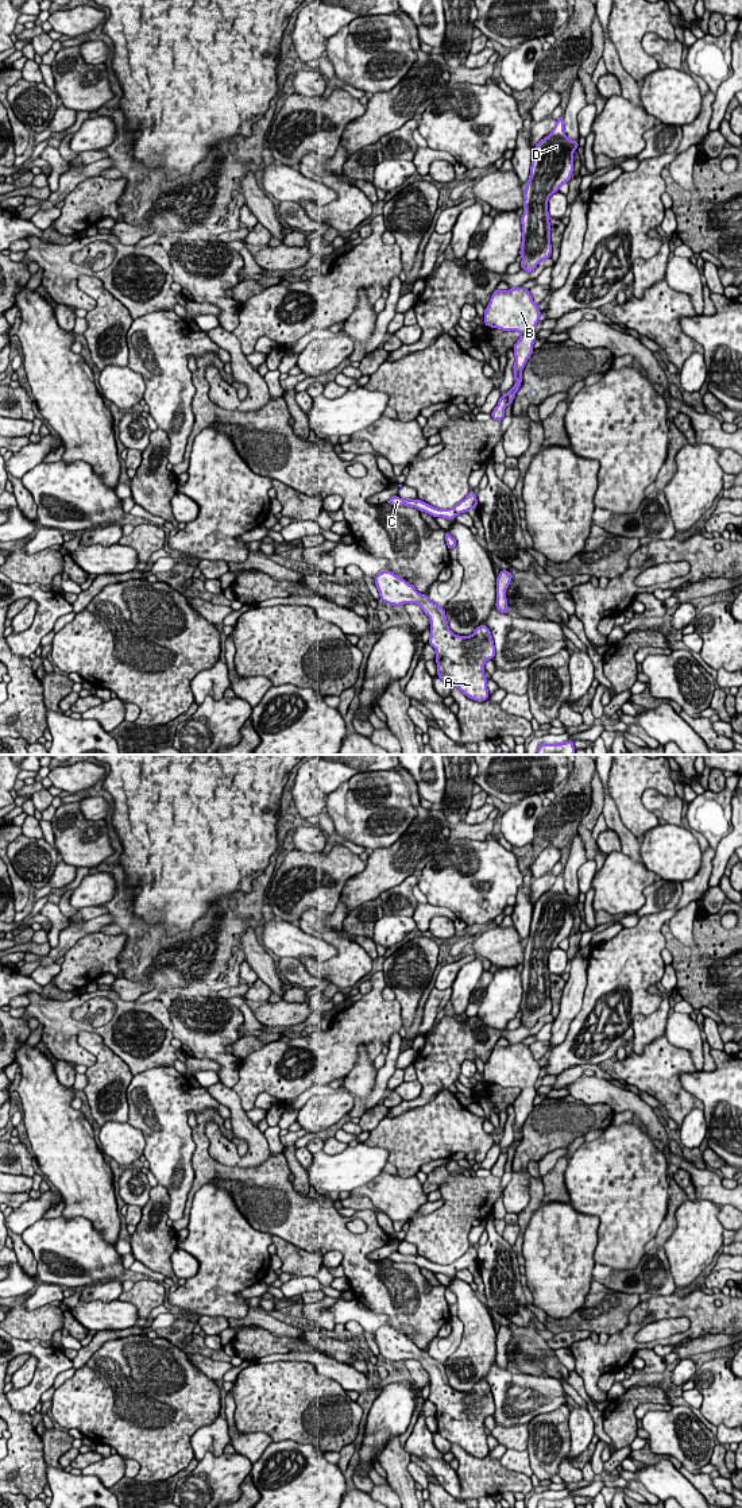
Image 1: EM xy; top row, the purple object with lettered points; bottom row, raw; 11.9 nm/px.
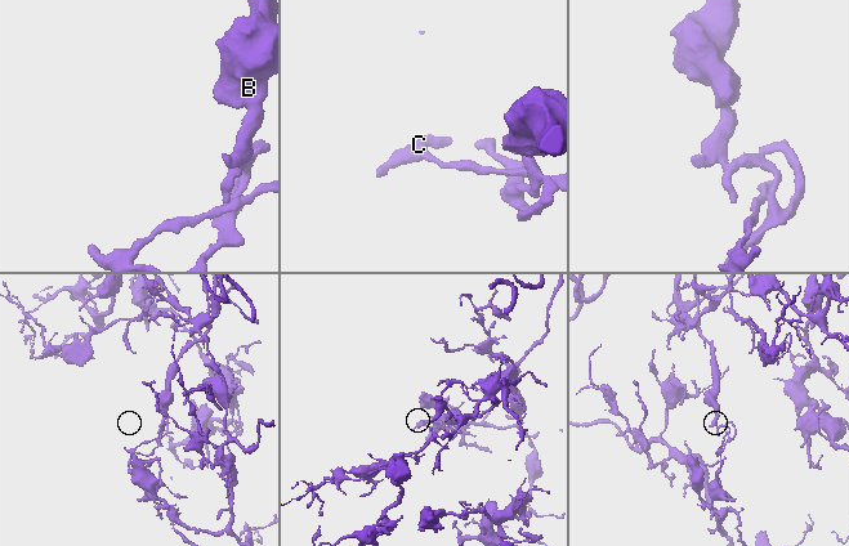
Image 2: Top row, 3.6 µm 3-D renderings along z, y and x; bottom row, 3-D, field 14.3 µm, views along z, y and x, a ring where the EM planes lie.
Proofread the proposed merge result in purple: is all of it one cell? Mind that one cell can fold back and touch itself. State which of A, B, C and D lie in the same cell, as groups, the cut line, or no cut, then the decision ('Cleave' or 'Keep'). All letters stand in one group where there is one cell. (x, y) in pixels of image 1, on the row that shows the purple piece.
Groups: A C / B D. Split along xy (505, 394), (509, 404). Cleave

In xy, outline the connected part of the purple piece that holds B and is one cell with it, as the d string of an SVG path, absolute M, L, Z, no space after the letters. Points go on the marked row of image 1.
M522 286L509 290L495 289L487 308L484 309L484 324L501 331L517 331L519 339L513 347L515 362L513 366L515 383L507 390L509 405L513 404L515 393L522 383L522 370L532 356L533 344L537 339L534 328L540 320L541 311L533 301L529 289Z

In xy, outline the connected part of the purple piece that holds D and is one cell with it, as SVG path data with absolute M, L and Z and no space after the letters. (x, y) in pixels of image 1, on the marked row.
M563 116L556 120L552 132L533 149L530 176L523 188L521 269L533 273L541 261L550 258L549 197L569 182L573 171L573 151L577 140L565 135Z

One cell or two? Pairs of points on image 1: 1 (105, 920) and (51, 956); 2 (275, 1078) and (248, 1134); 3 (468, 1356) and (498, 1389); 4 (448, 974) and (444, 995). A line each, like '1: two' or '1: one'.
1: one
2: two
3: two
4: two

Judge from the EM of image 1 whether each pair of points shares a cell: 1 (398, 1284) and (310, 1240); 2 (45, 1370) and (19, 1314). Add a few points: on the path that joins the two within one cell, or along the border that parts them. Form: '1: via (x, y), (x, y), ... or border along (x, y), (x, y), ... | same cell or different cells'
1: via (377, 1279), (337, 1240), (332, 1240) | same cell
2: via (45, 1357), (30, 1342), (20, 1327) | same cell

